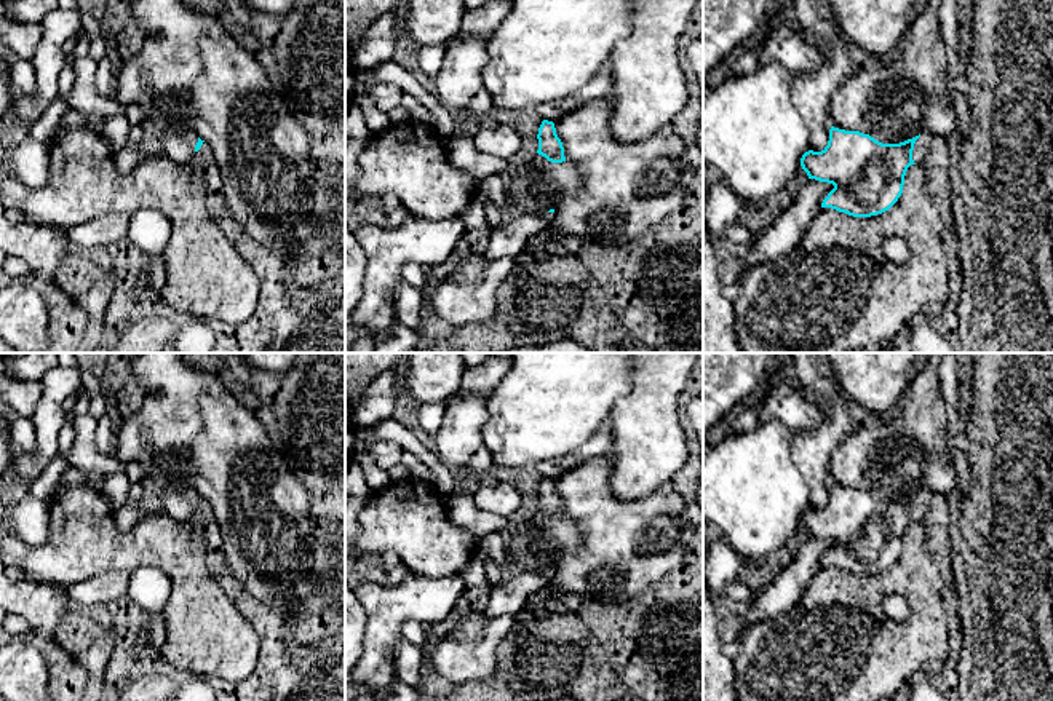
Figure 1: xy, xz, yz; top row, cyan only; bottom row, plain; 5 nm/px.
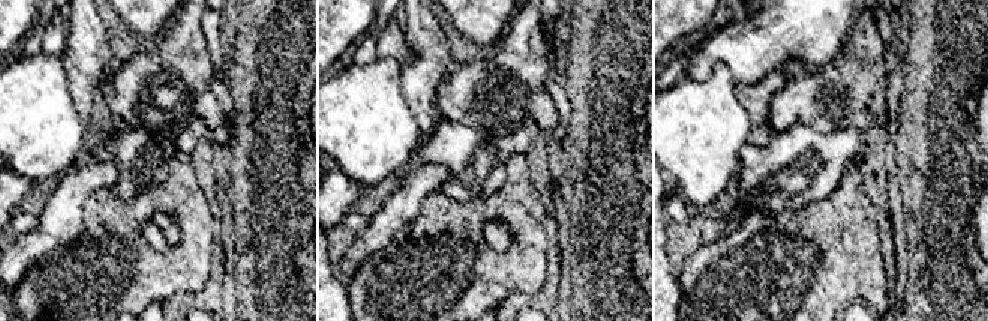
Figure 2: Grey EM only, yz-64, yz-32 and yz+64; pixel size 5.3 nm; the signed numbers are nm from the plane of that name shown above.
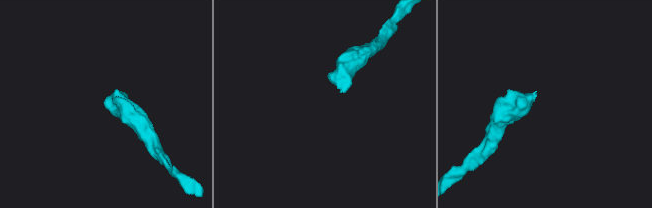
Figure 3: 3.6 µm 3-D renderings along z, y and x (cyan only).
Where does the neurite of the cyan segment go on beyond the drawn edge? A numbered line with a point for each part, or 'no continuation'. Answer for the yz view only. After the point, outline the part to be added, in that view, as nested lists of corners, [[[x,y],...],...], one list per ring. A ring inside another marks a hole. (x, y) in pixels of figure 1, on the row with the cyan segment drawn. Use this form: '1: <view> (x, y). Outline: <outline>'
1: yz (922, 144). Outline: [[[922,129],[916,134],[919,139],[916,141],[914,144],[914,150],[912,150],[912,160],[916,164],[922,164],[925,156],[927,156],[927,152],[930,149],[930,144],[935,137],[933,133],[930,133],[928,129]],[[914,136],[914,137],[916,137]]]

